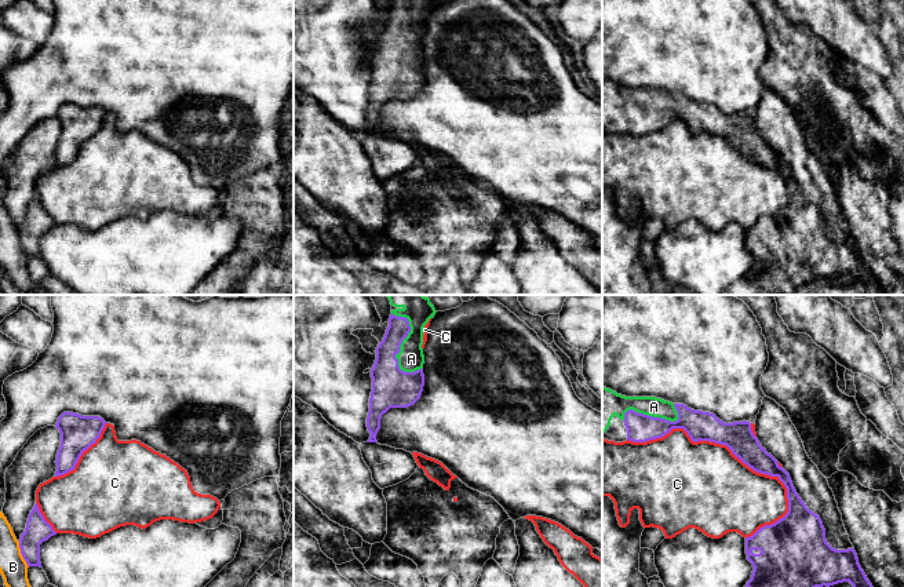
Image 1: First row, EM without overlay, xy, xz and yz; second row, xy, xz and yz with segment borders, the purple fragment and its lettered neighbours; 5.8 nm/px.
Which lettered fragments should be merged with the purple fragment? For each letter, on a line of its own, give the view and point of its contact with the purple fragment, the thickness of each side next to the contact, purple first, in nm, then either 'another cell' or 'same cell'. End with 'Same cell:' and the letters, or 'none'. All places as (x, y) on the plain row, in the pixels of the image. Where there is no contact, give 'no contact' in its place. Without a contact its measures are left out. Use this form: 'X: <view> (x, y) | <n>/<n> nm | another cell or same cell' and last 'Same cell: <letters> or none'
A: xz (398, 39) | 240/150 nm | same cell
B: xy (21, 244) | 150/160 nm | another cell
C: yz (718, 134) | 180/480 nm | another cell
Same cell: A

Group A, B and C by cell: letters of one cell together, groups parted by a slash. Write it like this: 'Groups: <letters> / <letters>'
Groups: A / B / C

